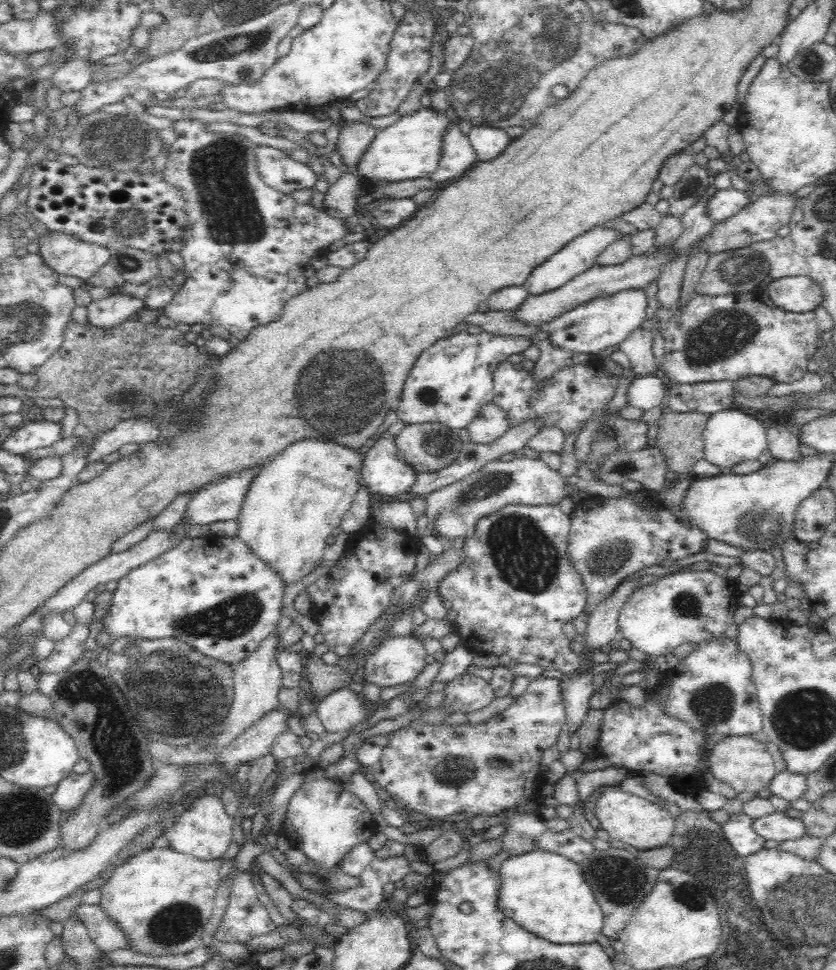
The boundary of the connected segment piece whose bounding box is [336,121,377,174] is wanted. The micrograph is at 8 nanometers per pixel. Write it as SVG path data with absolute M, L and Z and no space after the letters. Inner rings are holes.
M348 121L348 126L340 130L336 151L340 154L342 163L346 165L348 172L355 174L360 158L364 158L376 133L372 126L362 124L362 122Z

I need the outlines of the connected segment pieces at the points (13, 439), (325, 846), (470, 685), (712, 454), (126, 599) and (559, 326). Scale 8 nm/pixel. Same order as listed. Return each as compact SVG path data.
M31 420L14 428L1 448L15 455L22 455L37 448L52 446L60 439L59 422Z
M316 766L306 772L302 786L290 799L283 824L284 836L294 849L301 850L317 864L319 870L332 870L354 846L368 841L364 830L368 817L365 804L356 795L344 790L339 780L324 777L324 771Z
M464 671L445 688L444 708L448 712L474 712L488 706L495 695L486 680Z
M735 407L710 415L703 430L703 441L704 459L720 468L732 468L744 460L758 459L767 448L767 429L753 413Z
M209 535L202 539L198 537L184 537L178 544L170 547L170 550L164 551L160 557L146 562L143 566L134 568L124 577L117 581L118 587L112 592L111 606L108 612L104 614L102 623L103 629L110 636L110 643L116 642L118 638L142 638L143 640L164 640L164 638L176 638L182 642L188 643L194 650L216 660L228 663L233 666L242 662L248 655L251 655L262 641L266 640L274 632L278 620L281 620L280 610L282 610L282 597L285 591L285 583L281 582L280 576L275 574L272 568L269 568L260 558L257 558L252 551L248 549L246 543L240 541L238 537L219 537L218 535Z
M628 289L612 296L600 297L576 306L554 318L544 325L550 343L561 349L597 356L600 350L616 346L624 340L634 328L646 321L646 294L642 290Z

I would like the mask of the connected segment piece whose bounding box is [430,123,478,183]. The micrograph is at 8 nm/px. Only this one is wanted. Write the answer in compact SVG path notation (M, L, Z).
M452 123L442 138L442 158L431 179L438 183L463 175L478 162L476 151L470 143L469 135L460 132Z

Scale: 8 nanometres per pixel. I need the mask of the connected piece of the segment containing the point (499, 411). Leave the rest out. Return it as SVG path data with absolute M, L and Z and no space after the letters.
M494 401L482 406L478 416L467 426L471 441L476 444L488 444L502 436L511 424L504 409Z

